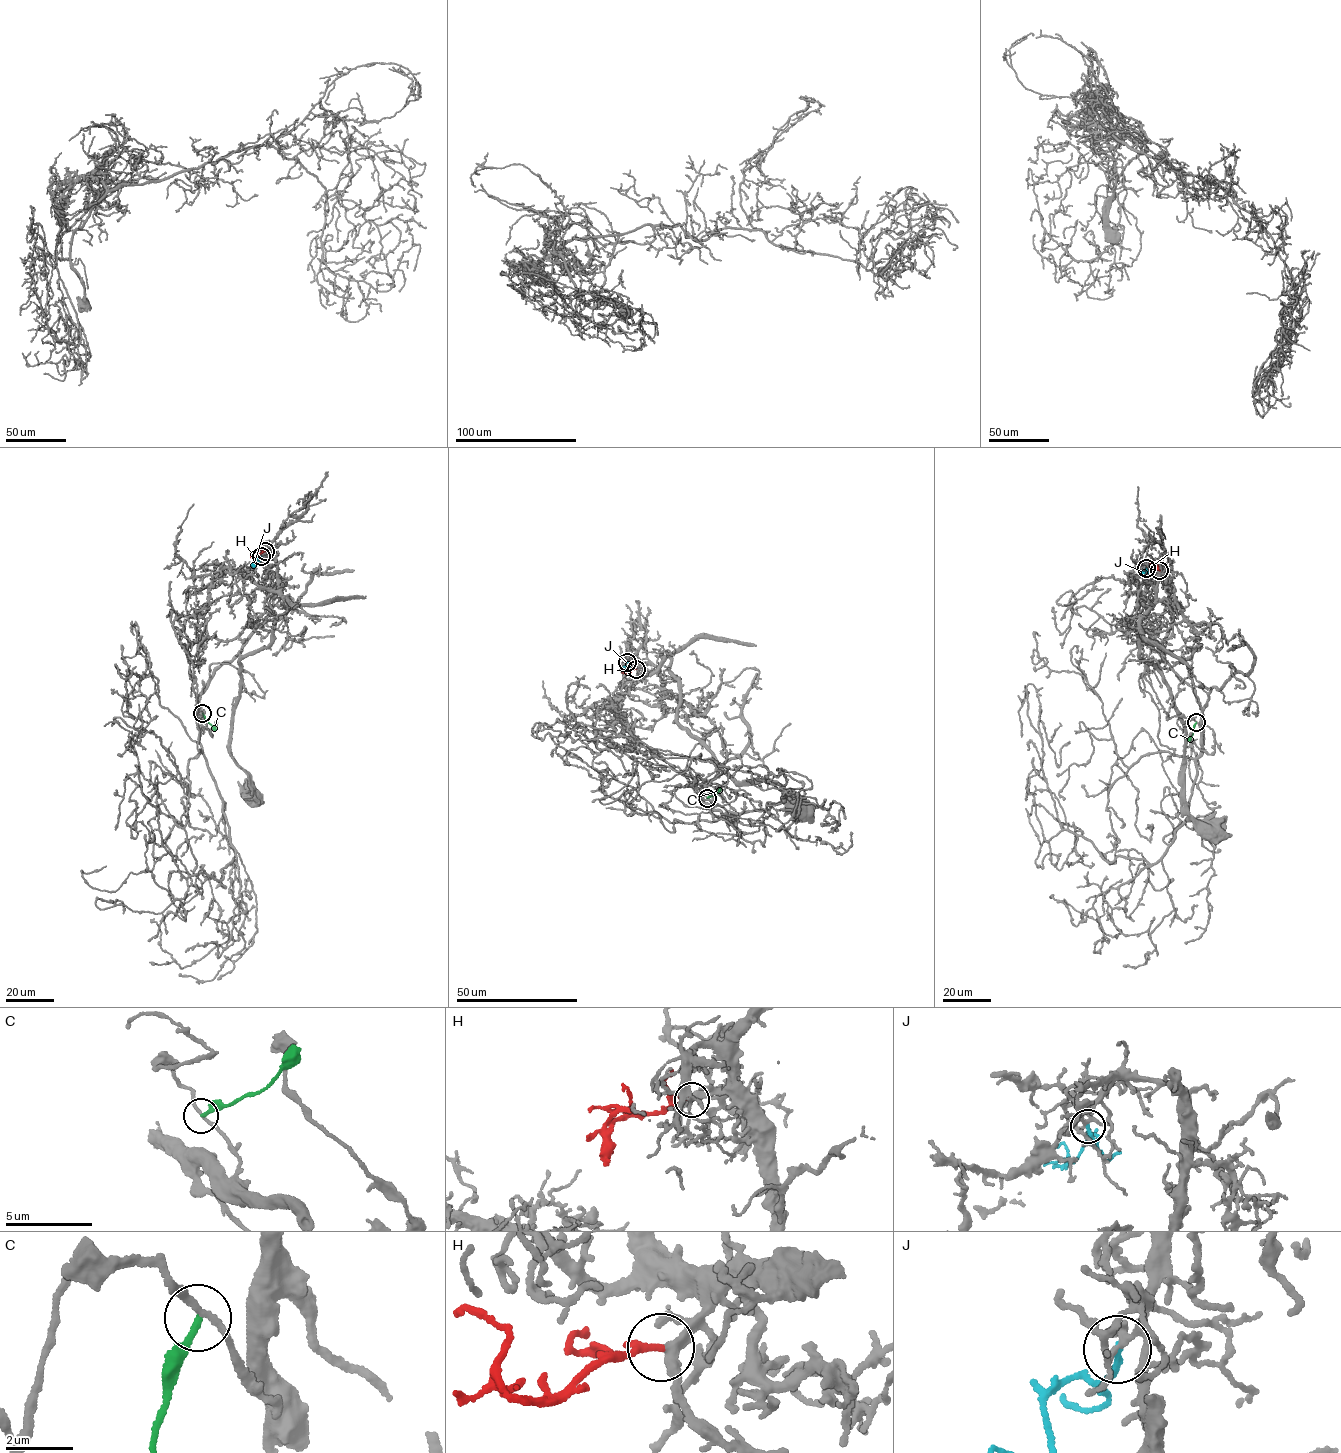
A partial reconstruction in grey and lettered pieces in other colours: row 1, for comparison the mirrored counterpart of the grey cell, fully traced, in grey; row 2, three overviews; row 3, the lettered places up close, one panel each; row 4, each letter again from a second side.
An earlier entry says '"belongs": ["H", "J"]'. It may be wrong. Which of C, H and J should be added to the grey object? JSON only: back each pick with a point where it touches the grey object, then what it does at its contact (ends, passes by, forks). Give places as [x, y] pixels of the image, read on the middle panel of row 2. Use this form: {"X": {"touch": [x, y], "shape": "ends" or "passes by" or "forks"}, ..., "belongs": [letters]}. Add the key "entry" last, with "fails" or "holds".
{"H": {"touch": [636, 669], "shape": "ends"}, "J": {"touch": [627, 662], "shape": "ends"}, "belongs": ["H", "J"], "entry": "holds"}

